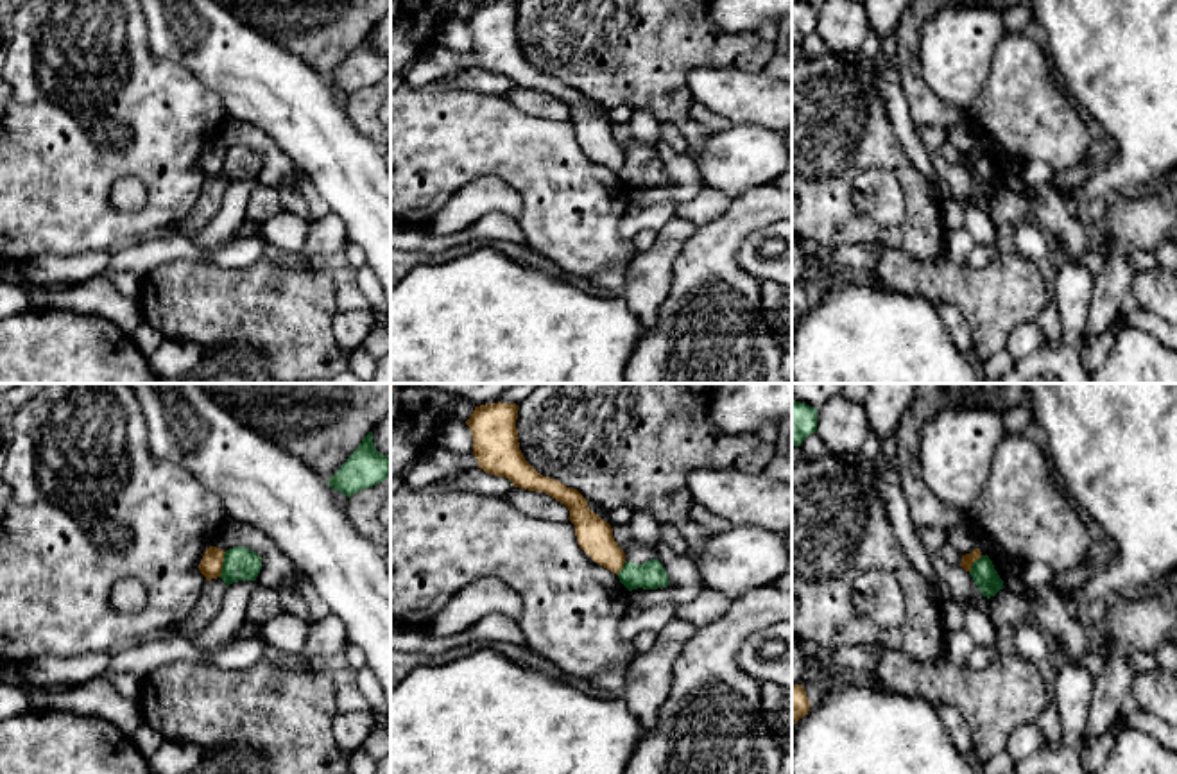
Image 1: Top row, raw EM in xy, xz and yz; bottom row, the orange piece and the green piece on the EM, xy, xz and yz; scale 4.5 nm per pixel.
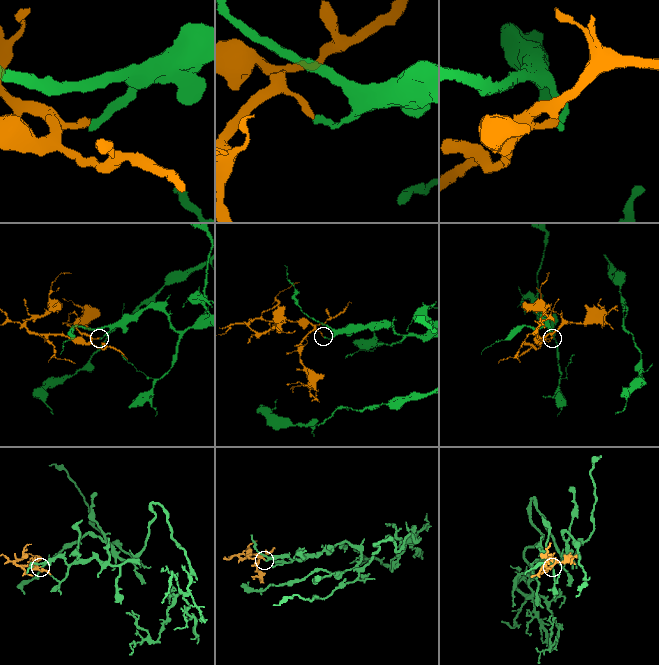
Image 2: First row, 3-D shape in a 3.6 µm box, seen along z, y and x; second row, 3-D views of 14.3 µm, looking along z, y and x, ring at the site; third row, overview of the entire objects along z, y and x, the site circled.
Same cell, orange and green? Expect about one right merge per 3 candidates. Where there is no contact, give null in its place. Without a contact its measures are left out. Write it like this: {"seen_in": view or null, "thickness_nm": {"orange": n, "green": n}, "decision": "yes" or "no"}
{"seen_in": "xy", "thickness_nm": {"orange": 100, "green": 110}, "decision": "no"}

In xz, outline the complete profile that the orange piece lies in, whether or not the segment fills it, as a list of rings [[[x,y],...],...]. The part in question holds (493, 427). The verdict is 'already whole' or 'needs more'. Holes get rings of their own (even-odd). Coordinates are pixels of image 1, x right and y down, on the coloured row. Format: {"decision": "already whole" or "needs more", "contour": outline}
{"decision": "already whole", "contour": [[[489,403],[475,407],[466,425],[473,435],[473,455],[485,473],[509,478],[514,487],[546,493],[570,511],[579,546],[600,566],[618,575],[625,554],[613,538],[613,529],[588,507],[573,487],[543,477],[523,457],[518,443],[518,405]]]}

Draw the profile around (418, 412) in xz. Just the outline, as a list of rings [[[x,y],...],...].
[[[394,383],[391,392],[391,478],[434,448],[448,412],[462,400],[425,383]]]

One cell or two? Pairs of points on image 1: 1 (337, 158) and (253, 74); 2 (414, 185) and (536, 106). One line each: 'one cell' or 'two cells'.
1: one cell
2: two cells

